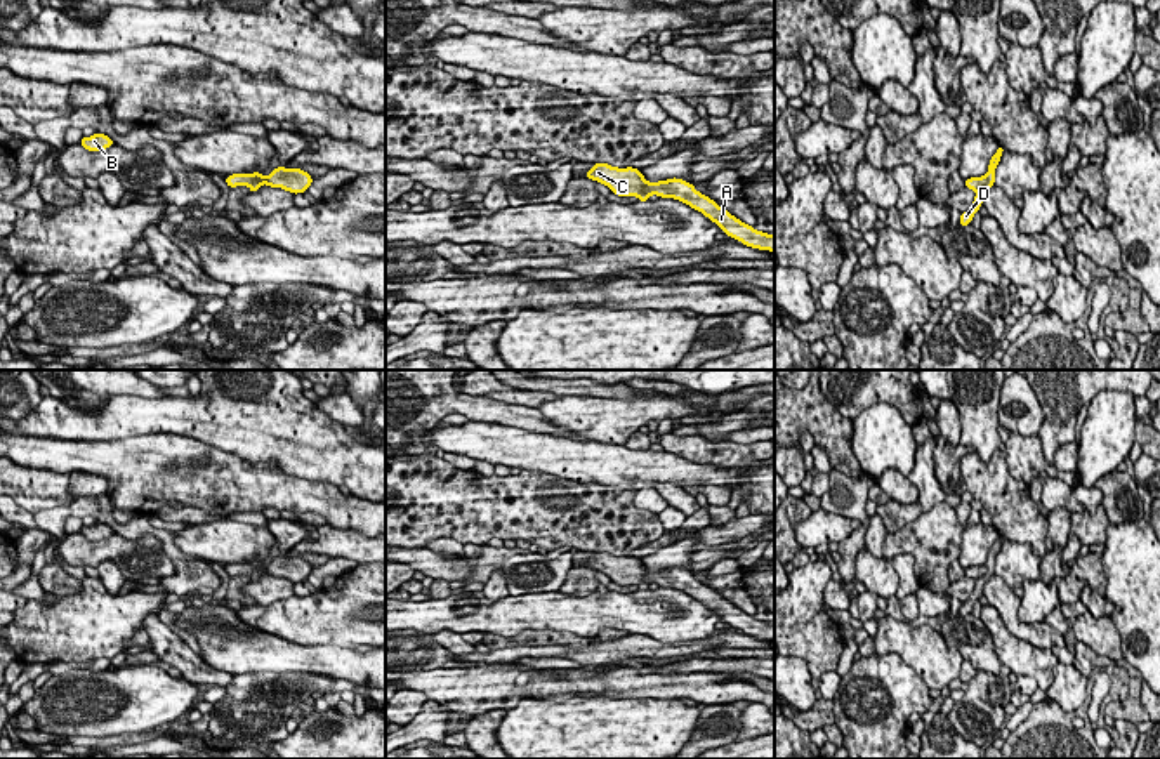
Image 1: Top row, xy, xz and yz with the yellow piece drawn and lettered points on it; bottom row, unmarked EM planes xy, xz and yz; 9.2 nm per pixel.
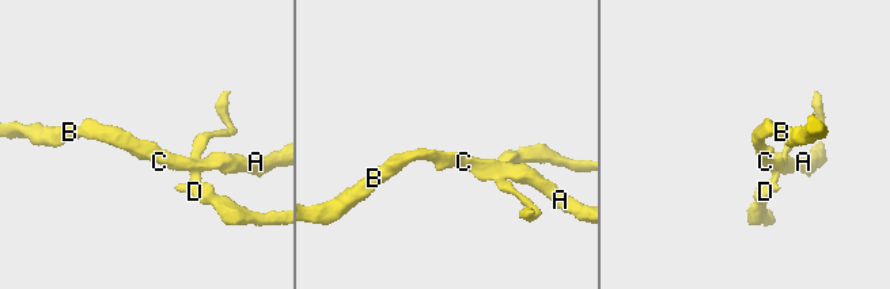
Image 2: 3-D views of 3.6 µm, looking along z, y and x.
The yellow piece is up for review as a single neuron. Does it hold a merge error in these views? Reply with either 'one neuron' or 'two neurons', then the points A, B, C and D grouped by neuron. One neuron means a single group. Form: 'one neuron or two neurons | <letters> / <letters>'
two neurons | A B C / D

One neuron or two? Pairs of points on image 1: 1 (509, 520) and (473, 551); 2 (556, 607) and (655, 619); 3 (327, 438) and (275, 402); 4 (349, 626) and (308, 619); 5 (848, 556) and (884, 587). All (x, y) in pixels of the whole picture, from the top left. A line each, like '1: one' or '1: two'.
1: two
2: one
3: one
4: one
5: two

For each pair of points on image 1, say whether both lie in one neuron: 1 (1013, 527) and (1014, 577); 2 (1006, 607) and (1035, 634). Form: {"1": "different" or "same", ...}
{"1": "different", "2": "same"}

